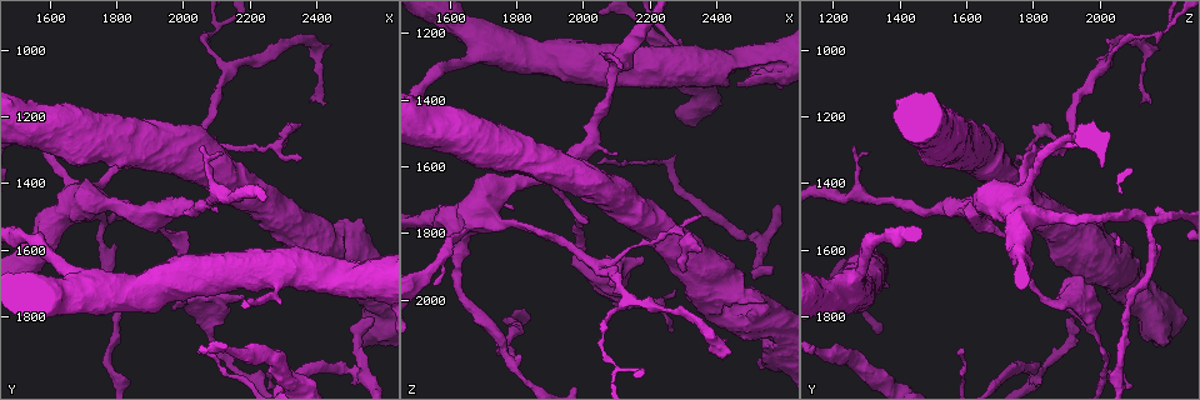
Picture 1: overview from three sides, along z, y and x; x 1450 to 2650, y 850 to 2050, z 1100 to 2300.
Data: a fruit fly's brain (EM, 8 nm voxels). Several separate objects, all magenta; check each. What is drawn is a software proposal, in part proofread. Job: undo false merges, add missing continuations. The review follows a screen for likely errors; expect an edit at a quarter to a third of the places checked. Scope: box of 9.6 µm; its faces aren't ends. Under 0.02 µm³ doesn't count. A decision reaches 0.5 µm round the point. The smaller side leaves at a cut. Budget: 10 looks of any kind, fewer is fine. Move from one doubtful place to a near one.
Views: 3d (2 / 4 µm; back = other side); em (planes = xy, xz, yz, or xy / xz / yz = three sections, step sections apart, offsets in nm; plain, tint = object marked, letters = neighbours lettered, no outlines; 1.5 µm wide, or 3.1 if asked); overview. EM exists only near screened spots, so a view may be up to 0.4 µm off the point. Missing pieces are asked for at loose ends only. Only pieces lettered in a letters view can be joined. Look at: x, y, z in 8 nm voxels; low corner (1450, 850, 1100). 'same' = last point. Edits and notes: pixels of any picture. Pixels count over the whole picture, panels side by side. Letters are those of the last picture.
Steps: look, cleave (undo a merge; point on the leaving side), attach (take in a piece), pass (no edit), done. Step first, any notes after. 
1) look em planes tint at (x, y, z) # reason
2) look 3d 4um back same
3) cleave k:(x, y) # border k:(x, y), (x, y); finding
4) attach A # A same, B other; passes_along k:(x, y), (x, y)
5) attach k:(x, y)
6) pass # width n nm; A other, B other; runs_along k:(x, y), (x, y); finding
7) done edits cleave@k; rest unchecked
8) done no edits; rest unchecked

look 3d 4um at (2530, 1960, 1820)

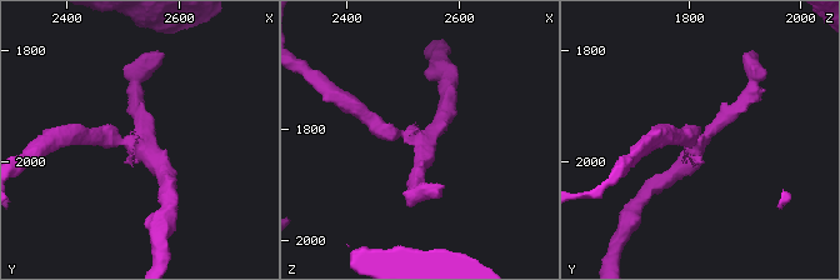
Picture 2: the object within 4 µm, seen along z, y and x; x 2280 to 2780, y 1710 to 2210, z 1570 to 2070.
look em planes plain at (2530, 1965, 1820) # arms 3; arm_widths 220, 220, 220 nm

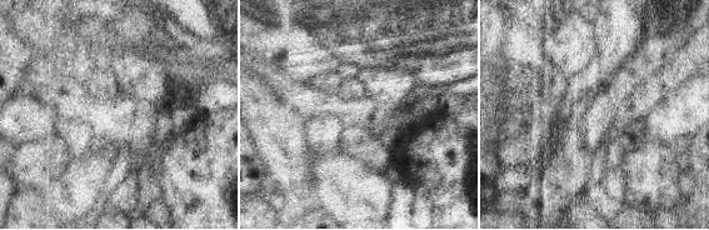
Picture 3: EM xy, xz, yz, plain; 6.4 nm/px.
look em planes letters same

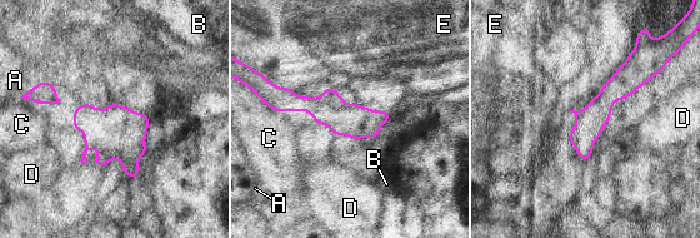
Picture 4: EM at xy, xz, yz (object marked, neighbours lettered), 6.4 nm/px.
pass # A other, B other, C other, D other, E other; one cell here

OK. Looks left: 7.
look em planes letters at (2190, 1740, 1870) # an open end

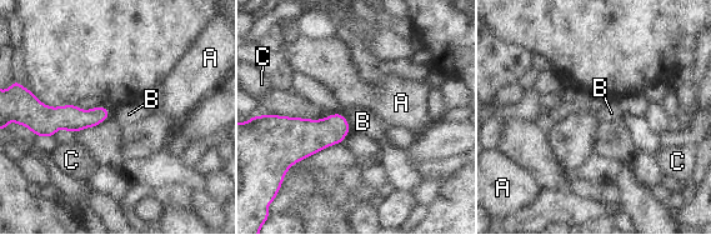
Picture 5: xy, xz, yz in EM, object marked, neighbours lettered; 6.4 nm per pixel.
pass # A other, B other, C other; border 5:(334, 113), (348, 121), (350, 130); no lettered piece goes on from it

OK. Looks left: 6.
look 3d 4um at (2520, 1880, 2210) # thick end

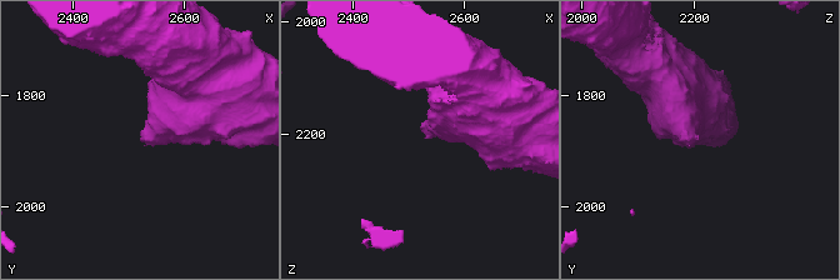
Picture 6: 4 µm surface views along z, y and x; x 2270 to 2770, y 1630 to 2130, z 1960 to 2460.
look em planes letters at (2525, 1880, 2205)

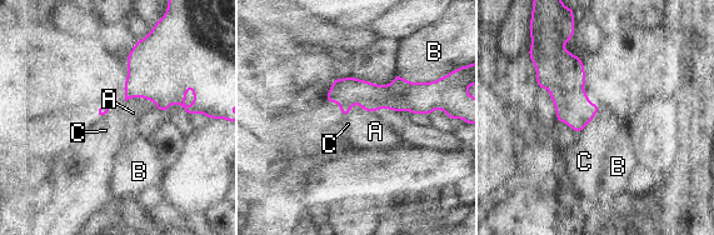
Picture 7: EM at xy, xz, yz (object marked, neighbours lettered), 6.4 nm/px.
pass # A other, B other, C other; border 7:(587, 124), (579, 133); no lettered piece goes on from it

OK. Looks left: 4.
look em xy step 8 tint at (2290, 1290, 1790) # abrupt turn

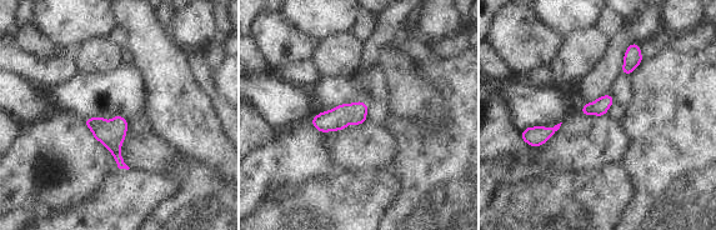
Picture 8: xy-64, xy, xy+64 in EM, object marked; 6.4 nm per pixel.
look em planes letters same

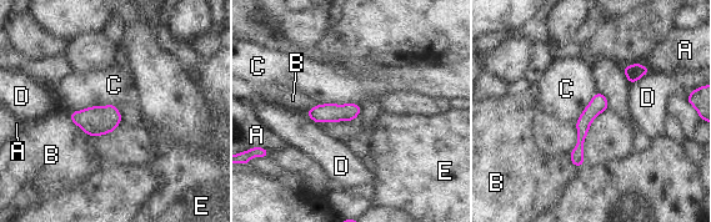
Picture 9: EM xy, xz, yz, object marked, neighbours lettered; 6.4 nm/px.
pass # A other, B other, C other, D other, E other; border 9:(119, 110), (104, 105), (70, 112); continuous, no second cell

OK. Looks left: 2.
done no edits; rest unchecked

